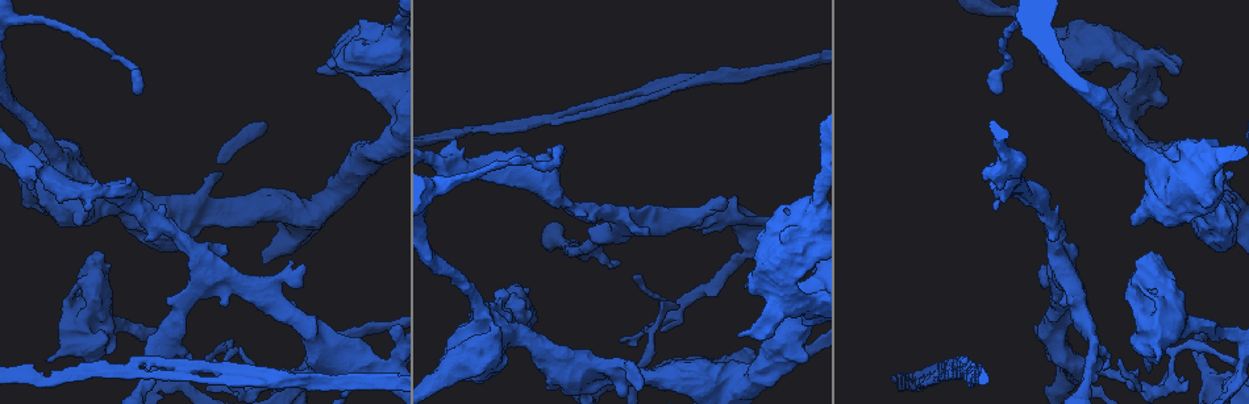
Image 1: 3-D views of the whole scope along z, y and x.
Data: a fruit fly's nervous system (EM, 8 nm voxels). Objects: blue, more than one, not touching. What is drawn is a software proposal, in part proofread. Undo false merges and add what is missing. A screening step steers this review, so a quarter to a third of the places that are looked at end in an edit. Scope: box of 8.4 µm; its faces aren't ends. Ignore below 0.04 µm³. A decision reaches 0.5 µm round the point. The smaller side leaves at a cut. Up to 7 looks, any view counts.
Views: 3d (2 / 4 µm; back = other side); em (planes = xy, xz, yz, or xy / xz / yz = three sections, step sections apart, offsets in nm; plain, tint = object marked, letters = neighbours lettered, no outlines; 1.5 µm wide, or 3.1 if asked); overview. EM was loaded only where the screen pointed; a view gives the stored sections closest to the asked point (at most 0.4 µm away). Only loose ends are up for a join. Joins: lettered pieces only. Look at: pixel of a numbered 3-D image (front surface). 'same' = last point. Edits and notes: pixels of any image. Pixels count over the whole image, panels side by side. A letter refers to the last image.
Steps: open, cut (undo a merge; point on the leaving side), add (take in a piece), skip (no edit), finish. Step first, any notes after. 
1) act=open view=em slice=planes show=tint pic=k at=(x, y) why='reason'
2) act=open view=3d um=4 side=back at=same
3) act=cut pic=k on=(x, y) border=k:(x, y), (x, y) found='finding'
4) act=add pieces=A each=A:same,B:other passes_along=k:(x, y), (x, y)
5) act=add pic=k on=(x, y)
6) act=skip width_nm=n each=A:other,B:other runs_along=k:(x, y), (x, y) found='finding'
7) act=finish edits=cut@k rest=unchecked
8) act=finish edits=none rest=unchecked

act=open view=3d um=2 side=back pic=1 at=(228, 347) why='abrupt turn'

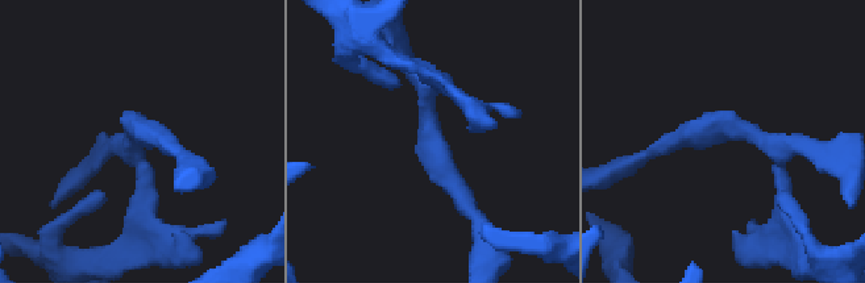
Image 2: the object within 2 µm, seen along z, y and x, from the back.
act=open view=em slice=yz step=4 show=tint pic=2 at=(130, 136)

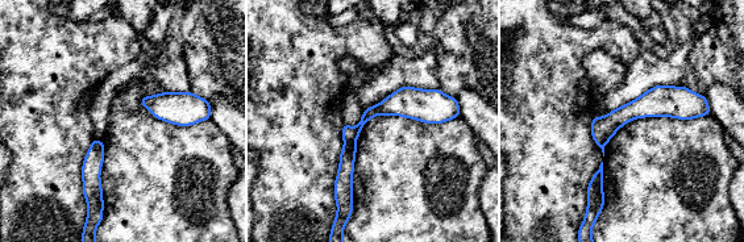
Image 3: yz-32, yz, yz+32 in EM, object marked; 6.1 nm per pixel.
act=open view=em slice=xz step=4 show=letters at=same why='another direction'

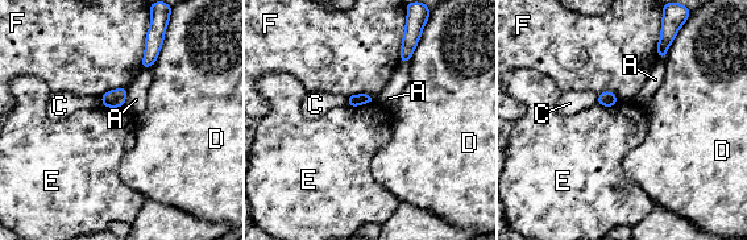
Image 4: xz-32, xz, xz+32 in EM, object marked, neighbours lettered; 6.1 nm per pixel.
act=cut pic=4 on=(355, 100) each=A:other,C:other,D:other,E:other,F:other border=4:(359, 95), (361, 103) found='two cells meet here'

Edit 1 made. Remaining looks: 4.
act=open view=overview why='redraw'

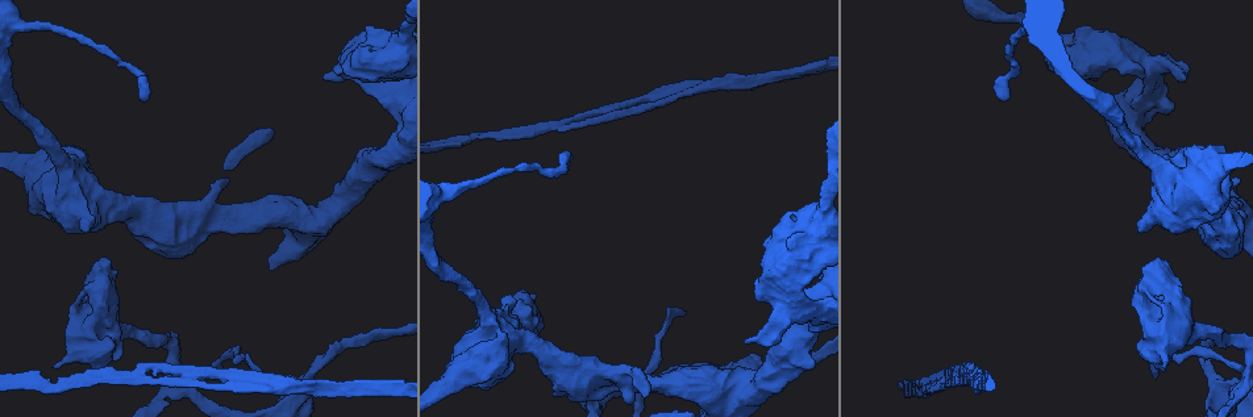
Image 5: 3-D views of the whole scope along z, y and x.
act=open view=3d um=2 pic=5 at=(508, 298) why='branch stops here'

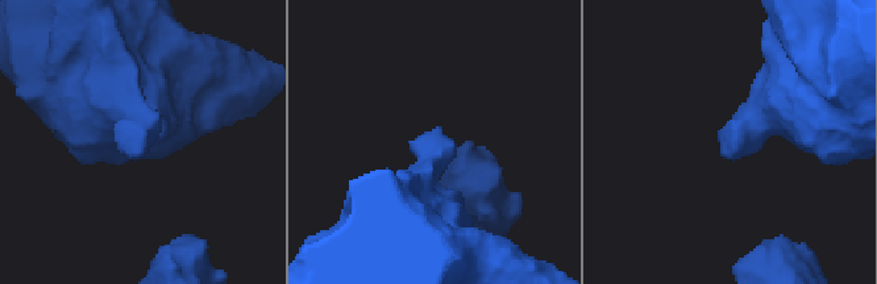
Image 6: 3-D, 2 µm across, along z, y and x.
act=open view=em slice=planes show=letters pic=6 at=(725, 156)

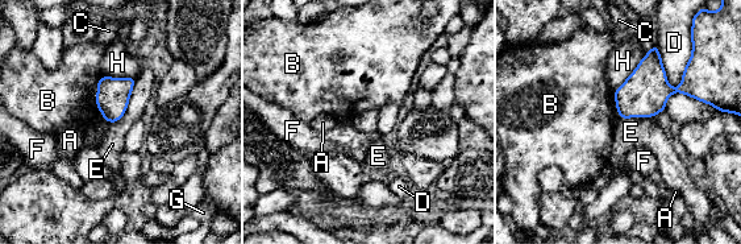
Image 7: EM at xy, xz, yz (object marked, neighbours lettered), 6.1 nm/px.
act=skip longest_contact=E:320nm each=A:other,B:other,C:other,D:other,E:other,F:other,G:other,H:other found='no lettered piece goes on from it'

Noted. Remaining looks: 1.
act=finish edits=cut@4 rest=unchecked

